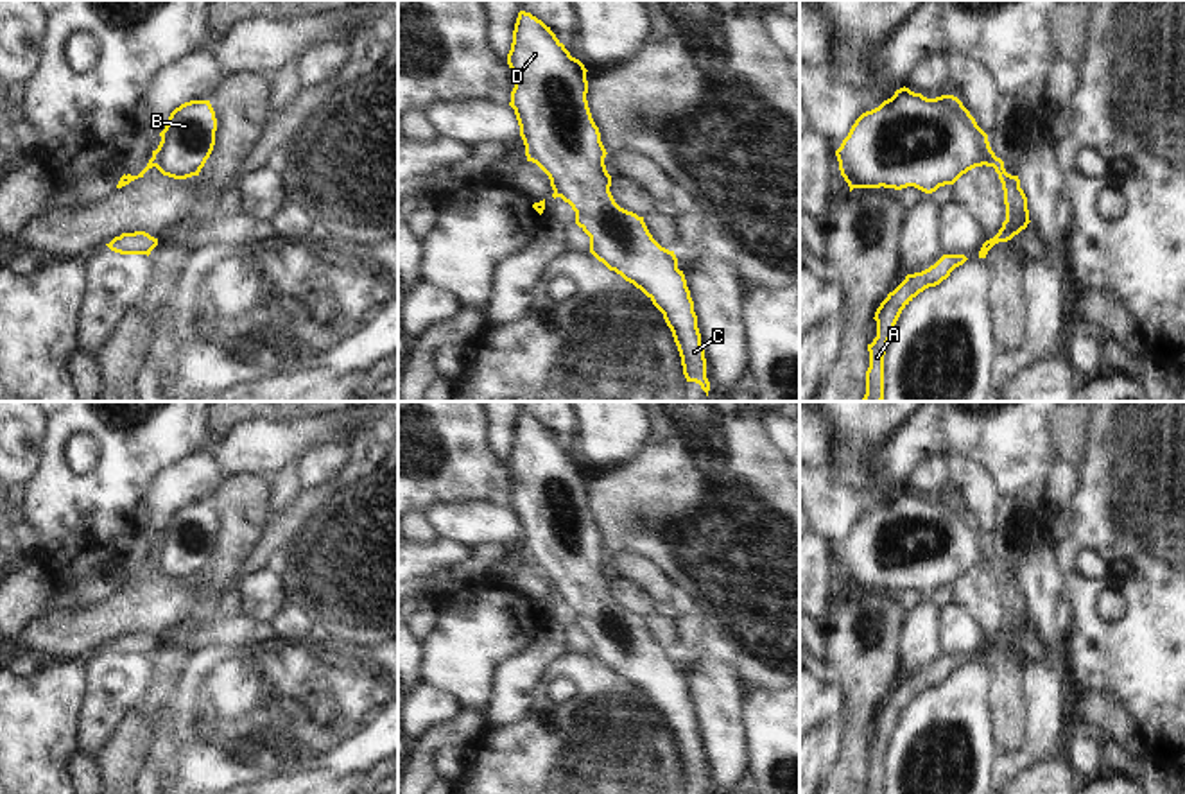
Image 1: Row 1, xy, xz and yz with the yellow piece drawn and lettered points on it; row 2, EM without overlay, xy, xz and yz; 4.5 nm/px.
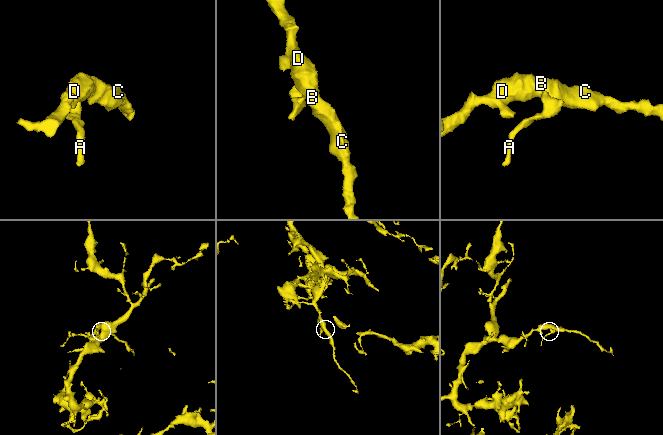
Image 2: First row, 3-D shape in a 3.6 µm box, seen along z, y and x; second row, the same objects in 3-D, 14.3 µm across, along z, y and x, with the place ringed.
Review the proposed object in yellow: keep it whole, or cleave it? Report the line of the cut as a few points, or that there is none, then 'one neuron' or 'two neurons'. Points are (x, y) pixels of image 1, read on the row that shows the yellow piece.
yz (994, 155), (990, 165) | two neurons

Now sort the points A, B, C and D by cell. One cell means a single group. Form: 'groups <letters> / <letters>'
groups A / B C D

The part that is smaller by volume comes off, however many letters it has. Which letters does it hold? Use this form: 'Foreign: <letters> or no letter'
Foreign: A

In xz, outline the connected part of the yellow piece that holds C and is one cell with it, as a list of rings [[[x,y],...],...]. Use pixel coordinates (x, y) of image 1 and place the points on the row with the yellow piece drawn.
[[[520,11],[507,54],[515,109],[527,161],[550,179],[558,197],[575,211],[590,237],[590,253],[610,271],[640,289],[663,314],[678,346],[687,382],[706,393],[706,358],[697,315],[674,251],[662,247],[644,217],[620,208],[606,170],[586,93],[586,68],[541,20]]]

